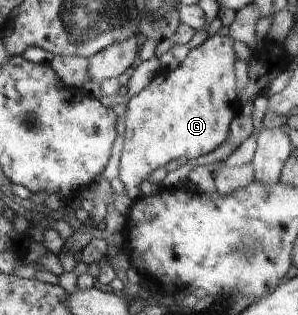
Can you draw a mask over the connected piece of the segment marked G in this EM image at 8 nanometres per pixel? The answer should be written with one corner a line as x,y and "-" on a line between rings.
216,34
208,38
201,46
194,49
182,67
178,69
162,69
152,84
139,95
128,100
127,129
124,150
121,157
121,181
125,184
129,197
136,201
144,195
141,189
148,177
180,157
187,160
200,159
216,151
220,145
226,143
229,137
228,123
234,117
234,111
226,107
228,93
234,93
234,65
236,65
236,51
234,39
228,35
220,37

